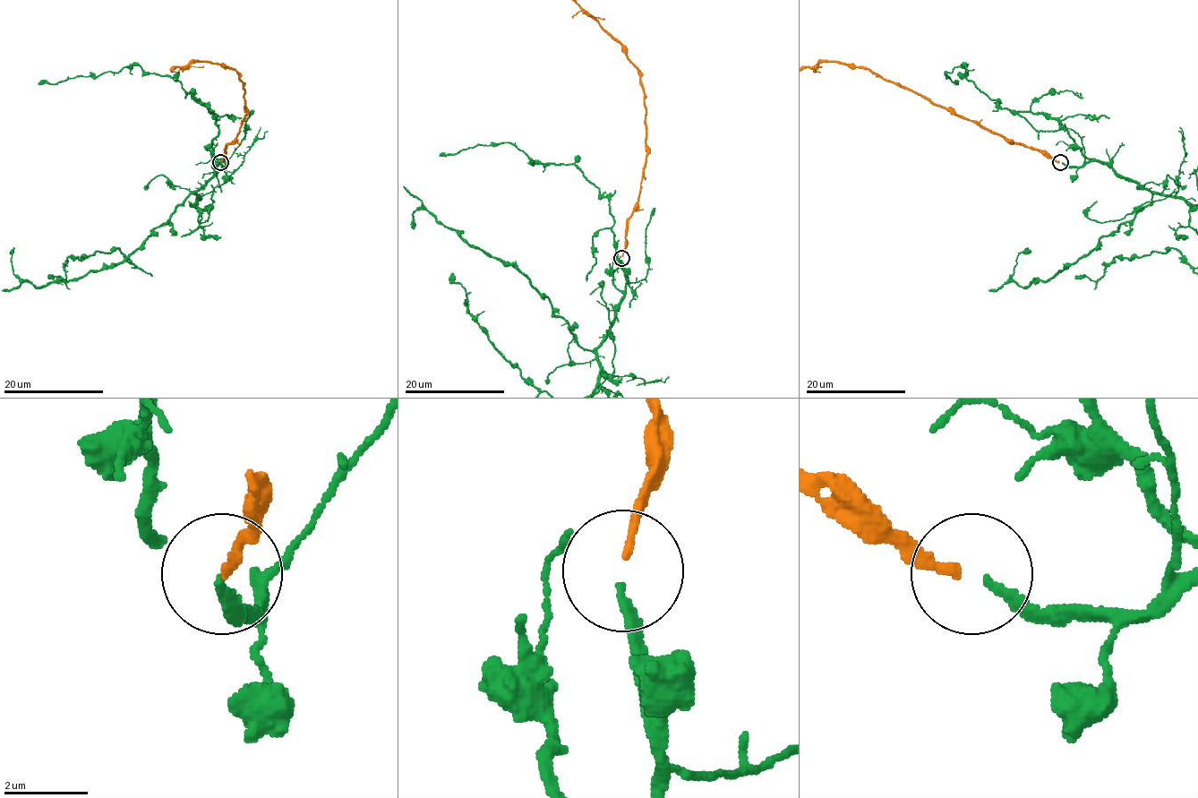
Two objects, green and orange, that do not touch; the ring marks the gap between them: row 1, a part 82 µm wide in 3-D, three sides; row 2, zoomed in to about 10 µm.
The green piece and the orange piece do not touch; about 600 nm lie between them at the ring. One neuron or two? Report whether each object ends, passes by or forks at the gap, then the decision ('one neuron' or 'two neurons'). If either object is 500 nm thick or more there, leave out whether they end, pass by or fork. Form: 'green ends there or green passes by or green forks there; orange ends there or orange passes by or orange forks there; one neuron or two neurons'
green ends there; orange ends there; one neuron

